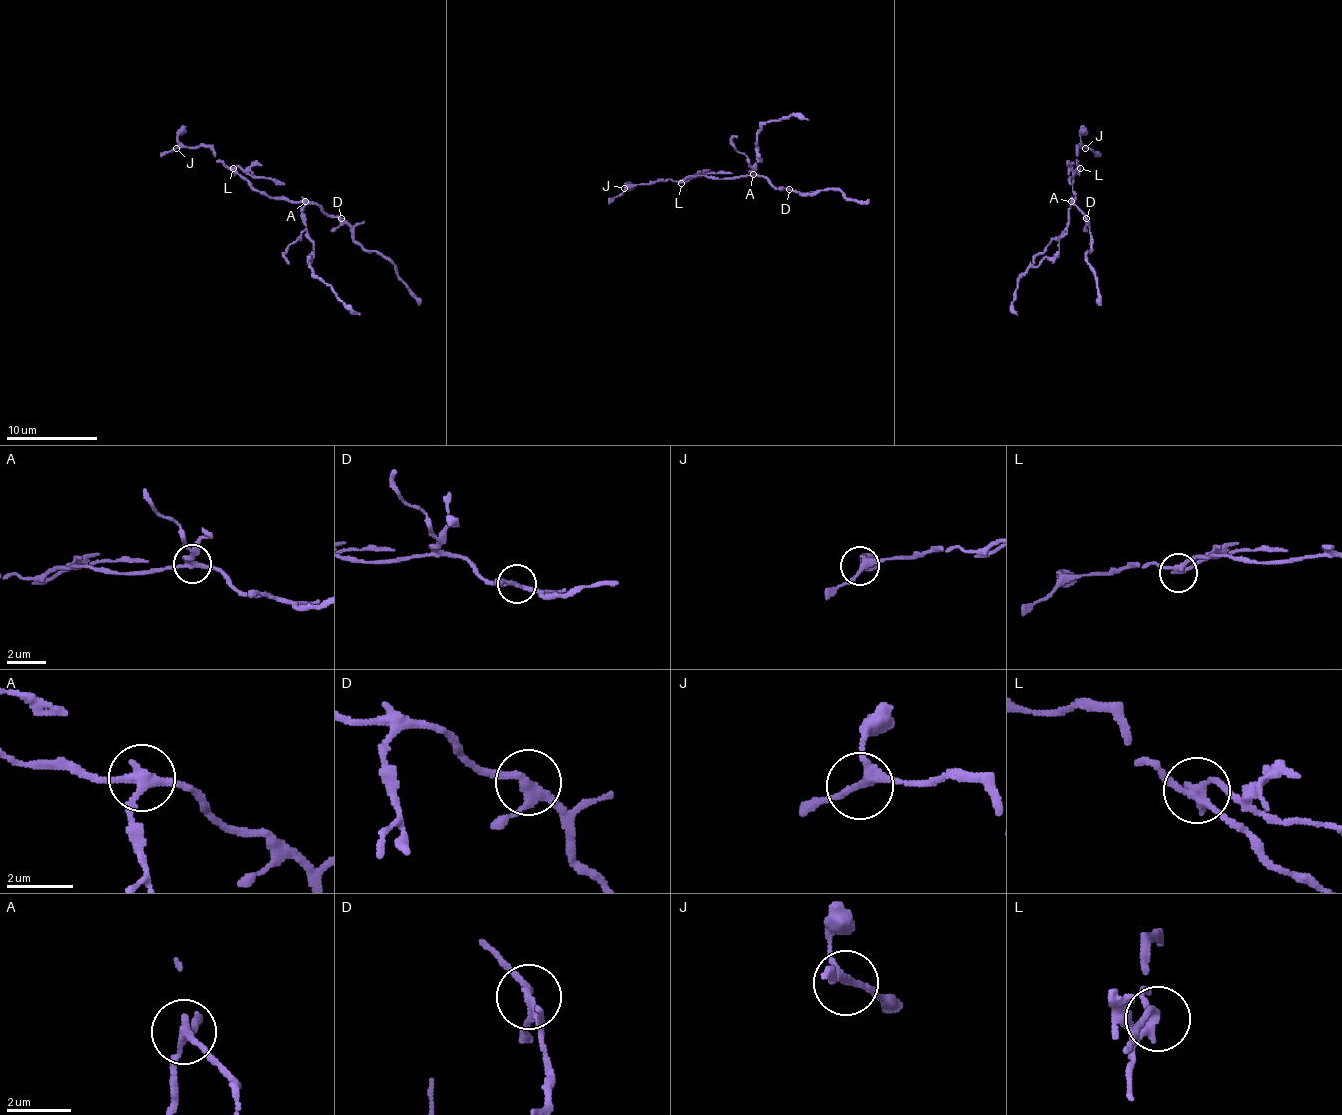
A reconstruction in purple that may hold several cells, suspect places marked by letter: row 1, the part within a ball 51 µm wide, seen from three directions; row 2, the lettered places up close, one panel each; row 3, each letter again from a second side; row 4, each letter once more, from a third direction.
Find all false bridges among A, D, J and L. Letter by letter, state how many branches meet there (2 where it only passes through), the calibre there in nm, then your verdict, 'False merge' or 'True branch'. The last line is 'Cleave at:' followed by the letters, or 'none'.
A: Branches: 3. Thickness 240 nm. False merge
D: Branches: 3. Thickness 200 nm. True branch
J: Branches: 3. Thickness 220 nm. True branch
L: Branches: 3. Thickness 240 nm. False merge
Cleave at: A, L

